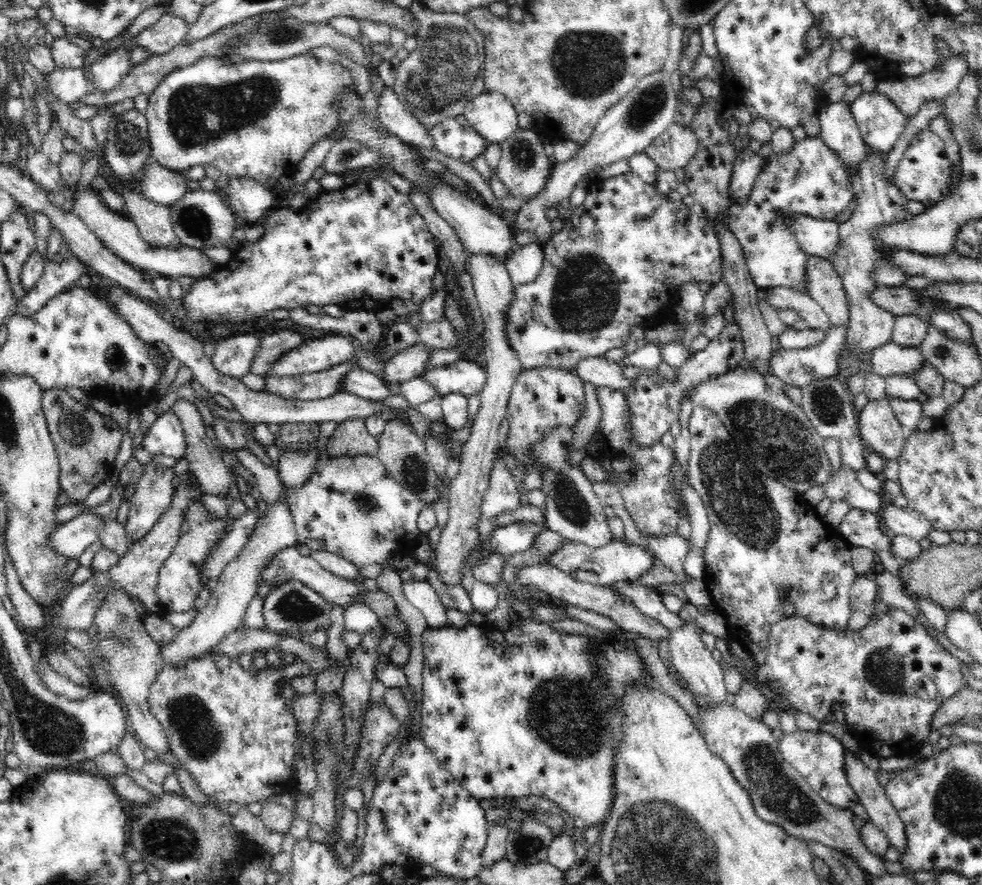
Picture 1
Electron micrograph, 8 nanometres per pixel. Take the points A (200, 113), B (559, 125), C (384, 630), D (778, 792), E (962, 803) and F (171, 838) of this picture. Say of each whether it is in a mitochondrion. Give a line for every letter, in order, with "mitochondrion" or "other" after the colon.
A: mitochondrion
B: other
C: other
D: mitochondrion
E: mitochondrion
F: mitochondrion

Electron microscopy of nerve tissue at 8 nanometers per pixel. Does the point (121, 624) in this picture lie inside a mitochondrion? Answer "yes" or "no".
yes

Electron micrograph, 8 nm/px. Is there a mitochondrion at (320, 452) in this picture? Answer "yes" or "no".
no

